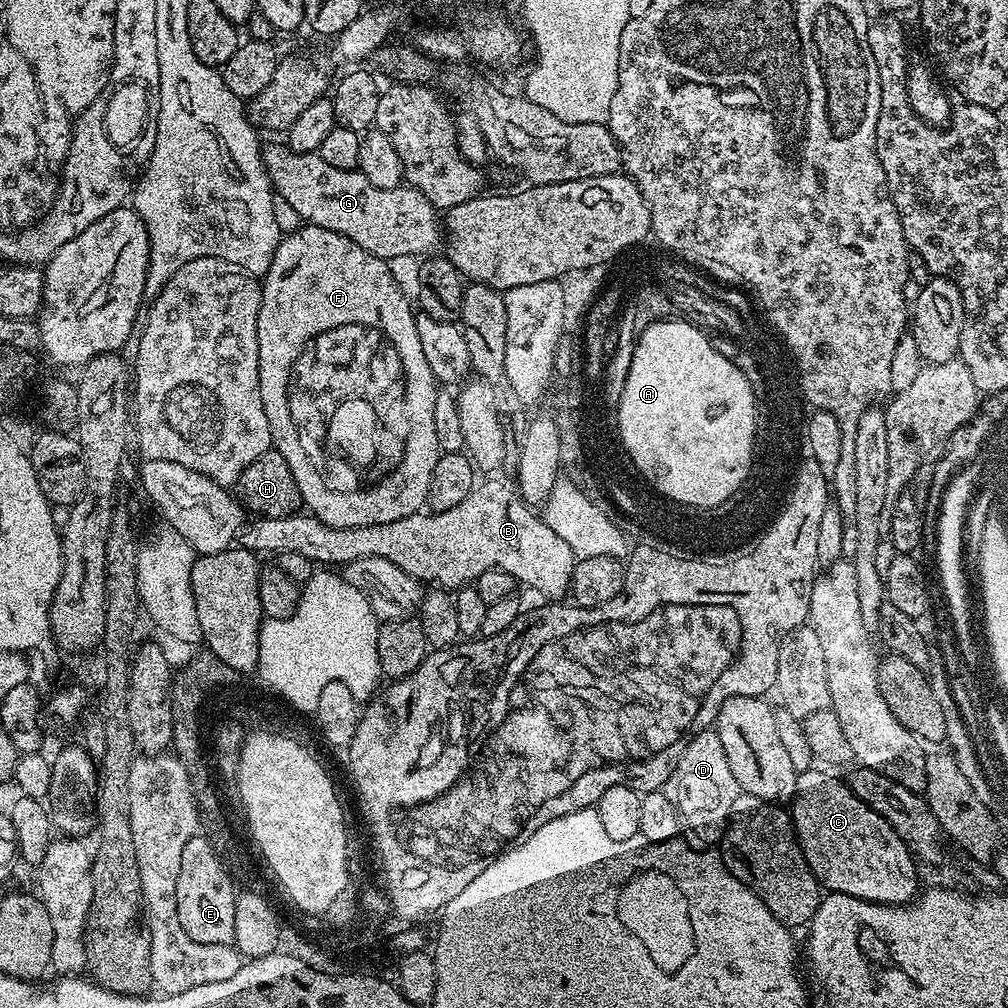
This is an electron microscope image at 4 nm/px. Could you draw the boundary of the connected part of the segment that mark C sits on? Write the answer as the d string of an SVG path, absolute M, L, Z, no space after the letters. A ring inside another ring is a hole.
M809 770L797 775L796 794L790 801L790 815L792 824L796 827L796 837L816 879L828 892L850 894L859 900L869 900L872 904L899 906L909 903L917 895L918 887L916 888L917 861L908 845L892 829L890 822L883 820L852 793L847 783L839 784L834 777L816 771Z

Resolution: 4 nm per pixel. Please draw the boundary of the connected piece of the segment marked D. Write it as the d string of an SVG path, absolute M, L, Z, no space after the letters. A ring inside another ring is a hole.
M697 731L686 750L682 750L682 758L678 758L662 790L666 798L674 802L674 810L678 810L681 825L687 831L689 828L701 840L701 845L719 845L720 839L724 837L730 818L730 806L734 806L738 789L734 774L730 774L730 764L726 762L726 752L722 750L722 742L718 742L716 731Z

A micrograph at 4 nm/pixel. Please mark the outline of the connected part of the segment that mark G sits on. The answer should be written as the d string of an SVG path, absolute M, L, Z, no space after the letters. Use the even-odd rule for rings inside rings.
M283 143L280 144L272 144L269 148L267 145L263 149L264 166L272 179L275 195L286 198L286 202L290 202L294 210L298 210L301 221L331 232L339 232L347 240L354 241L369 256L375 256L377 260L385 262L393 262L392 260L398 259L399 256L423 257L433 251L431 248L439 240L441 243L442 220L441 217L440 220L436 217L438 209L417 188L401 186L382 190L374 186L374 182L370 182L370 178L366 178L359 170L355 172L338 170L335 166L330 166L330 162L323 160L317 153L296 152Z

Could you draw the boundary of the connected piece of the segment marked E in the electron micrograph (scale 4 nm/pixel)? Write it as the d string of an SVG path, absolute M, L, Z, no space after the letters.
M197 834L190 838L190 842L186 842L186 847L182 849L182 870L178 870L178 922L182 922L182 930L186 930L186 934L190 934L190 938L194 938L194 942L206 942L207 944L232 944L234 938L234 902L236 901L237 885L234 883L233 877L229 875L229 870L225 865L225 861L221 855L216 852L211 841L203 834Z

